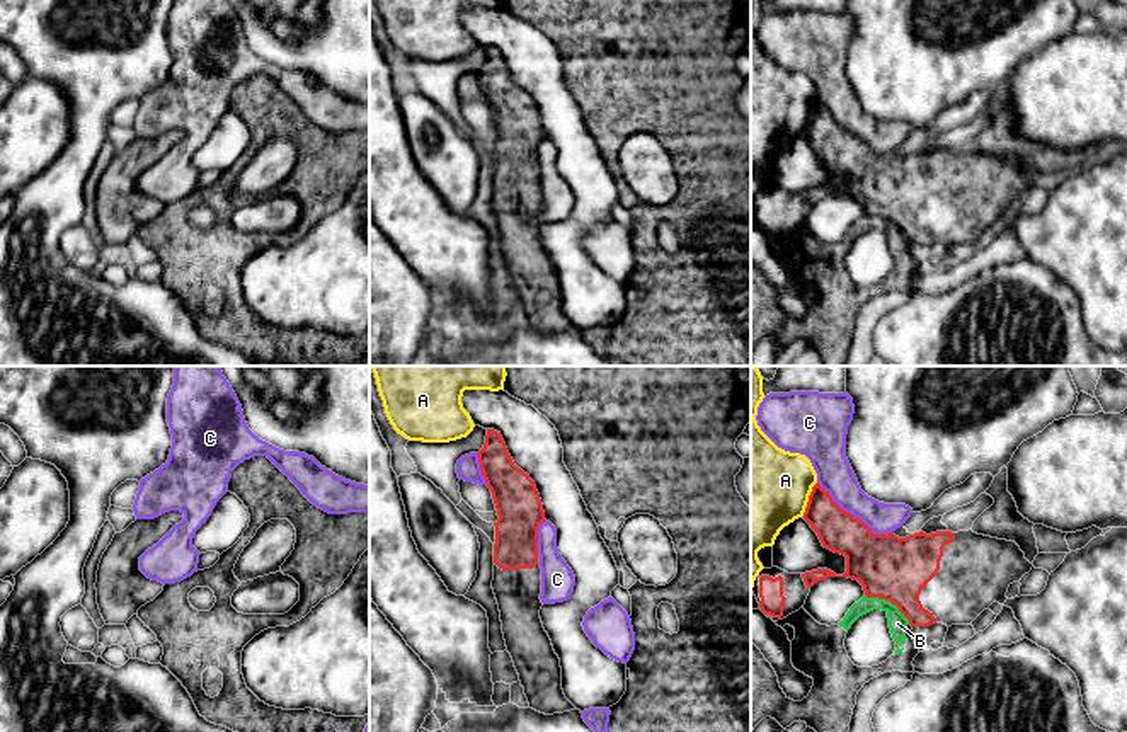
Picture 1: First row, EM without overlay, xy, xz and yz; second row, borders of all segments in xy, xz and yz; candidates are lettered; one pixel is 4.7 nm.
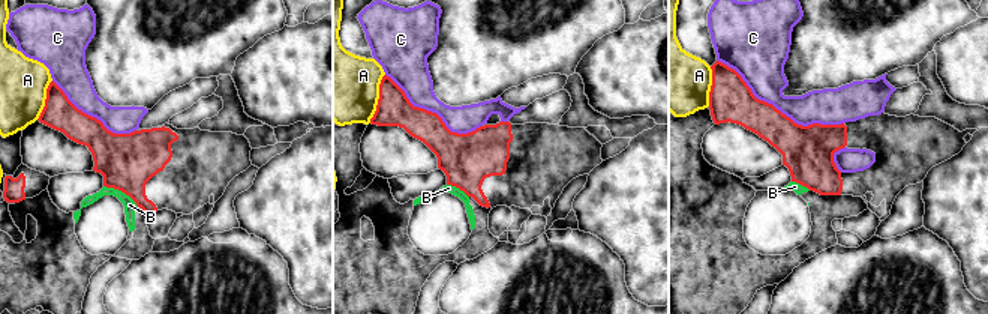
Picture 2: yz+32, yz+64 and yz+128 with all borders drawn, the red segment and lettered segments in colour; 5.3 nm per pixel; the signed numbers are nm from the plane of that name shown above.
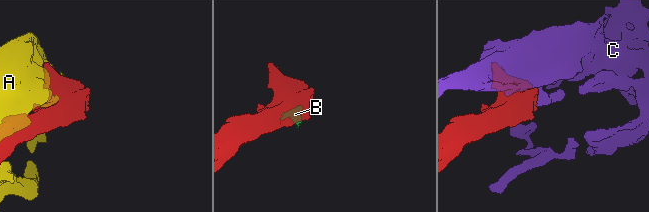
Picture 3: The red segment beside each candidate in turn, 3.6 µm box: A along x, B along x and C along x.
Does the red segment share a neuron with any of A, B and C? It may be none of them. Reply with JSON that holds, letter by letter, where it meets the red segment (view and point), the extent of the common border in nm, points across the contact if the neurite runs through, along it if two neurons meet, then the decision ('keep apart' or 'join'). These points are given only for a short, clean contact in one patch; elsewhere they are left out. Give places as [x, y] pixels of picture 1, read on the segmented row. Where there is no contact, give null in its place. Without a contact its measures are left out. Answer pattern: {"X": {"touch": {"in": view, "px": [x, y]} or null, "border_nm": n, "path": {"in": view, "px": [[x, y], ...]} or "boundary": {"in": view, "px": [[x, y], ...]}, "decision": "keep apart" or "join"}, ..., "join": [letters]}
{"A": {"touch": {"in": "yz", "px": [809, 499]}, "border_nm": 180, "decision": "keep apart"}, "B": {"touch": {"in": "yz", "px": [889, 600]}, "border_nm": 260, "decision": "keep apart"}, "C": {"touch": {"in": "yz", "px": [852, 514]}, "border_nm": 440, "decision": "keep apart"}, "join": []}

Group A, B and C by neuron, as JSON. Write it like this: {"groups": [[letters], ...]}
{"groups": [["A", "C"], ["B"]]}

